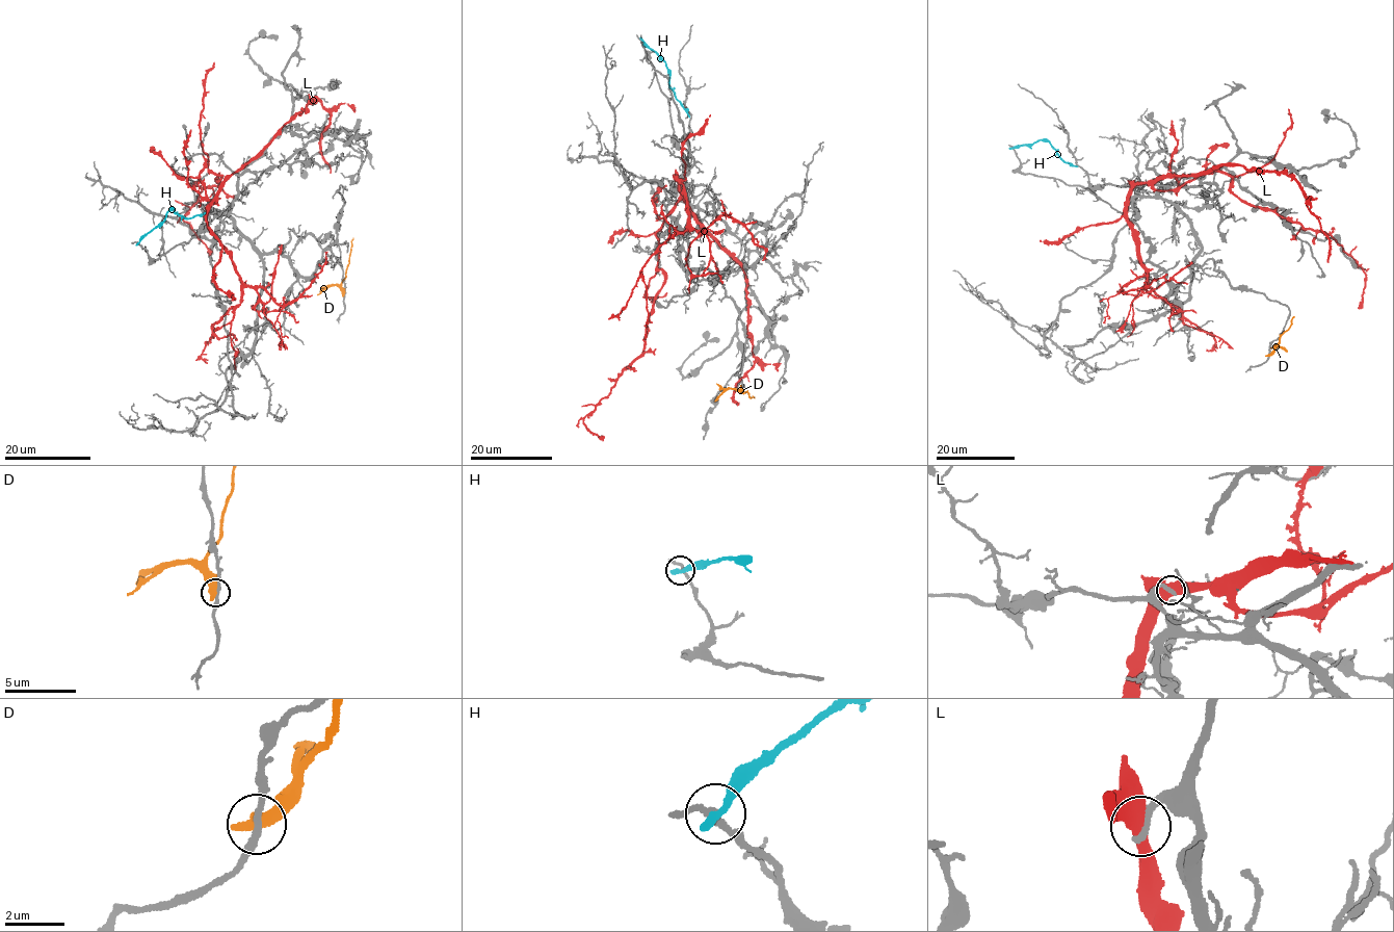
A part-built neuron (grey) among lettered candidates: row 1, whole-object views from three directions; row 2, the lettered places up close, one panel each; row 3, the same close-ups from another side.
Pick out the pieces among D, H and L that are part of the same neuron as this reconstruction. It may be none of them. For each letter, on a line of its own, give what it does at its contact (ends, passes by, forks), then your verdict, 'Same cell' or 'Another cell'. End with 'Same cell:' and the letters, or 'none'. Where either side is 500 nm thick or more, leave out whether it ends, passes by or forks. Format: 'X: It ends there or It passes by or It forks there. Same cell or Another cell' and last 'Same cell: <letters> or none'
D: Another cell
H: It ends there. Another cell
L: Another cell
Same cell: none

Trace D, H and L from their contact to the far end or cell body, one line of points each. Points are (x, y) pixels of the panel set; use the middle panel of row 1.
D: (741, 388), (740, 391), (746, 391), (754, 398)
H: (642, 40), (643, 46), (664, 60), (668, 82), (689, 117)
L: (677, 179), (680, 199), (655, 234), (655, 267), (664, 279), (645, 347), (583, 418), (601, 436)

